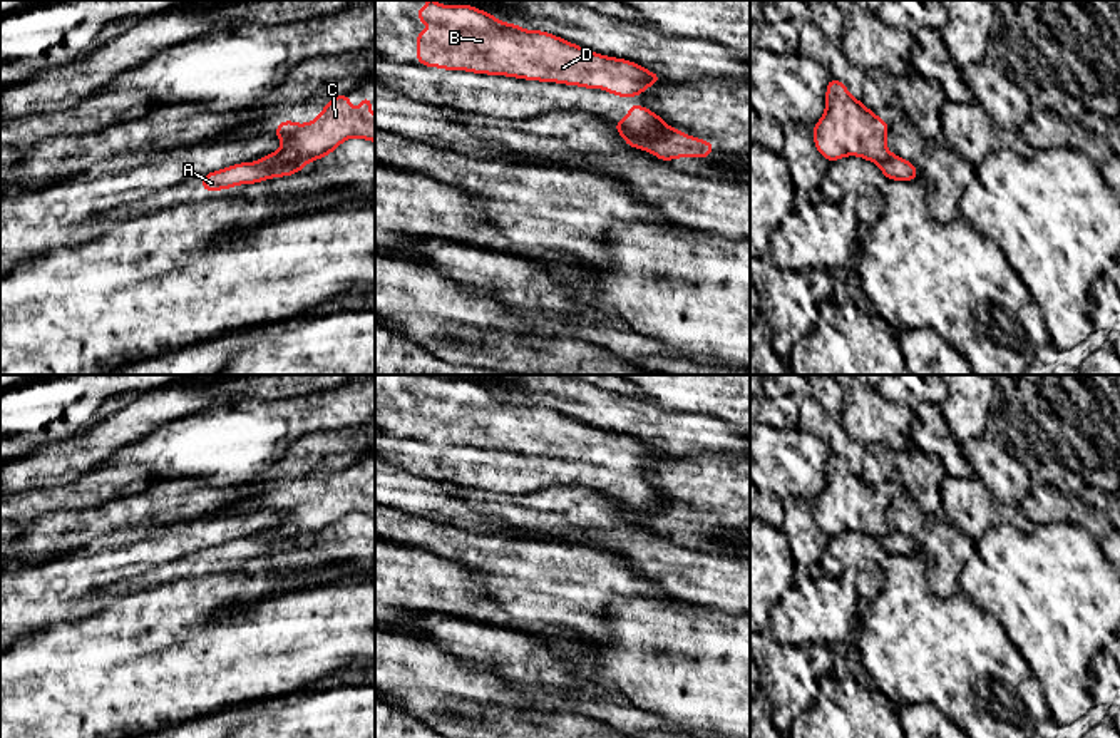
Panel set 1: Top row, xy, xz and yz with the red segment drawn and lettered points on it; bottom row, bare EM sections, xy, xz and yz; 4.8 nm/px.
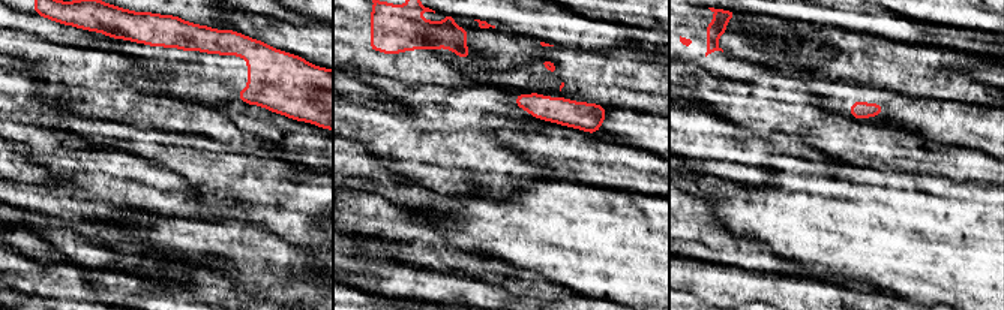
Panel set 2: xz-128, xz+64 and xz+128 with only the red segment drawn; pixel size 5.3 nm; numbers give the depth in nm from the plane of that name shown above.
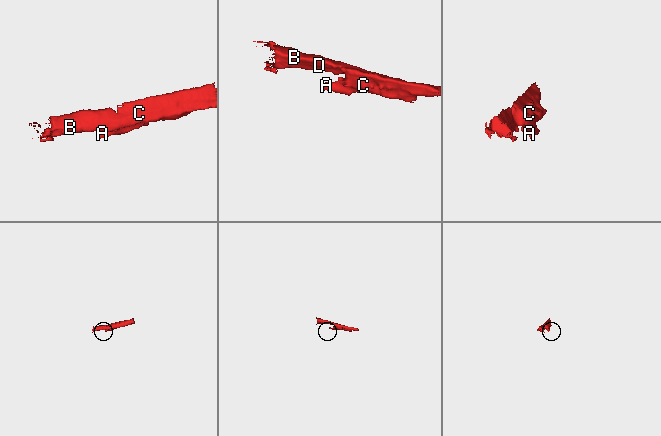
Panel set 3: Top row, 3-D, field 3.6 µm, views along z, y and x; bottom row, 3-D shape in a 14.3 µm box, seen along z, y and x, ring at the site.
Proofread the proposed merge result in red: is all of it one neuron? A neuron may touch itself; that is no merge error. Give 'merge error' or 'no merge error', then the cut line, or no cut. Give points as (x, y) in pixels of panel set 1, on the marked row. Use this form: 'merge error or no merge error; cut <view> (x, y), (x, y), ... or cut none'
merge error; cut xz (616, 124), (638, 133), (678, 133)

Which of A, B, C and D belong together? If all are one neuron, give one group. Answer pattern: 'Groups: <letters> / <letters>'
Groups: A / B C D

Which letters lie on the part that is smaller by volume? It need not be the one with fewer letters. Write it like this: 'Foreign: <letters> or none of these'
Foreign: A

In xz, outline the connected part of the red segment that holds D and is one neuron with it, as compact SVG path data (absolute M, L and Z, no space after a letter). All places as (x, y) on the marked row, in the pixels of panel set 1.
M425 2L429 5L417 10L419 22L437 25L440 30L419 32L417 62L422 65L604 89L619 97L640 95L651 84L663 80L634 62L589 52L547 32L522 30L519 25L504 23L470 5Z

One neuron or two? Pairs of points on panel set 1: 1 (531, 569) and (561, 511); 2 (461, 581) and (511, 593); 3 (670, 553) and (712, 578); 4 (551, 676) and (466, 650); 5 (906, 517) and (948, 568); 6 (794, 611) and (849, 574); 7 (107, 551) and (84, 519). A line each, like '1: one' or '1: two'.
1: two
2: two
3: one
4: one
5: one
6: one
7: two

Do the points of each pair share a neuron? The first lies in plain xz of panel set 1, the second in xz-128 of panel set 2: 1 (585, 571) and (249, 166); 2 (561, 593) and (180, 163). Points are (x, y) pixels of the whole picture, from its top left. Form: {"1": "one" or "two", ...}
{"1": "one", "2": "one"}

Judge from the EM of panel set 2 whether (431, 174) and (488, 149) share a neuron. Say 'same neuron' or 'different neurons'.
same neuron

